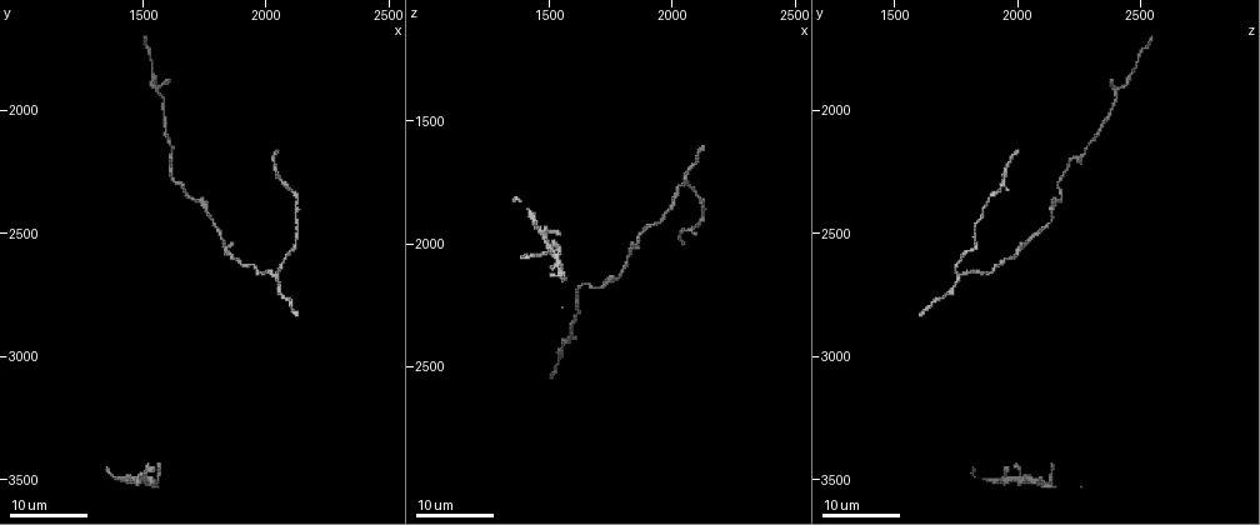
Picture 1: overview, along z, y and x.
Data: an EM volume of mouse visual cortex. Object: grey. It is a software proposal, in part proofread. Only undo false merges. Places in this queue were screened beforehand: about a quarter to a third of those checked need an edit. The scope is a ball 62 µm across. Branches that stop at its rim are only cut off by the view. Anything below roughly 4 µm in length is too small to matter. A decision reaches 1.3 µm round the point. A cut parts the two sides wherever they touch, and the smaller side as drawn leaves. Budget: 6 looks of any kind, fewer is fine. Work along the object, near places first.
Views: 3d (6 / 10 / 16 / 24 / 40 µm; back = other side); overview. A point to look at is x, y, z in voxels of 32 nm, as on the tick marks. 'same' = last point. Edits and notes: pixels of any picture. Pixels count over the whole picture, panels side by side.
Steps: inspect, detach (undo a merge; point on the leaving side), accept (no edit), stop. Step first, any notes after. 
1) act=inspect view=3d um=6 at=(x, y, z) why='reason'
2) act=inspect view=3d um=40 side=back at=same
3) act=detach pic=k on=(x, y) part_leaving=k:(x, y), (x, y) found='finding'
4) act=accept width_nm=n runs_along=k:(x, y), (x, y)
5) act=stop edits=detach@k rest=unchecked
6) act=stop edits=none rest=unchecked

act=inspect view=3d um=16 at=(1850, 2600, 2000)

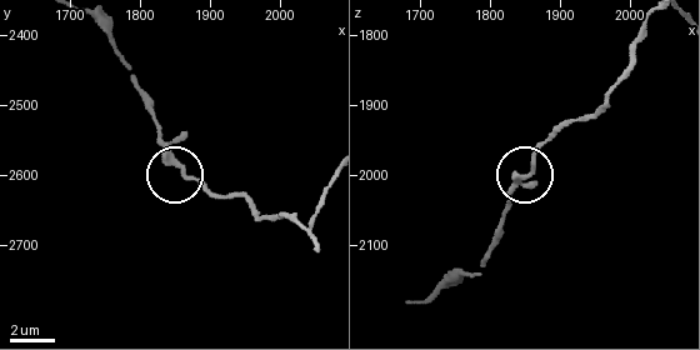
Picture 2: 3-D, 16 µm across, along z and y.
act=inspect view=3d um=6 at=(1860, 2590, 1990) why='zoom in'

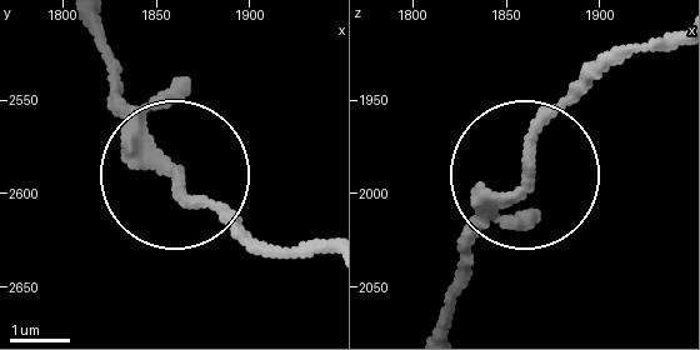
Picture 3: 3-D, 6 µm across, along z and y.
act=accept found='continuous, no second cell'

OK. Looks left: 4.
act=inspect view=3d um=16 at=(2040, 2660, 1770) why='three-way junction'

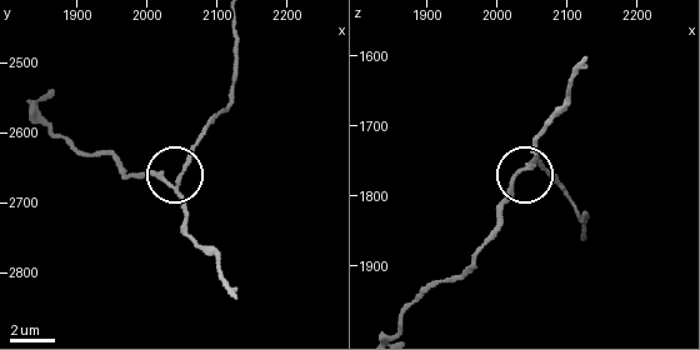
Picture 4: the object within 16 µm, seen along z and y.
act=inspect view=3d um=6 at=same

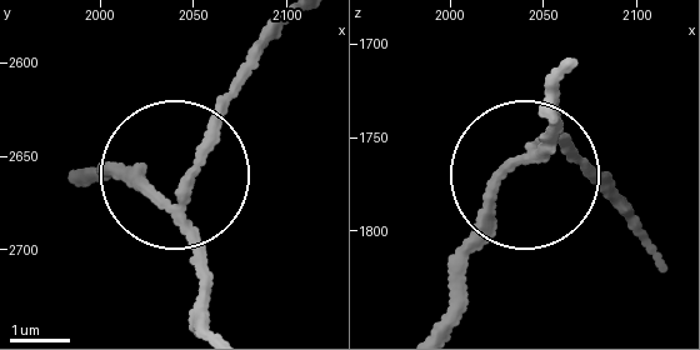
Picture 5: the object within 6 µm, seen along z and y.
act=detach pic=5 on=(219, 126) side_arm_um=8 part_leaving=5:(179, 199), (203, 130), (283, 25) found='two cells meet here'

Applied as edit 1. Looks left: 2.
act=inspect view=3d um=16 at=(1550, 1920, 2420) why='three-way junction'

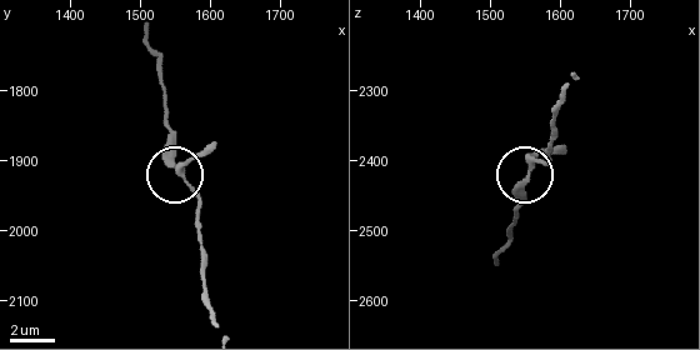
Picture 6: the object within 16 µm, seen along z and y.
act=inspect view=3d um=6 at=(1560, 1915, 2405)

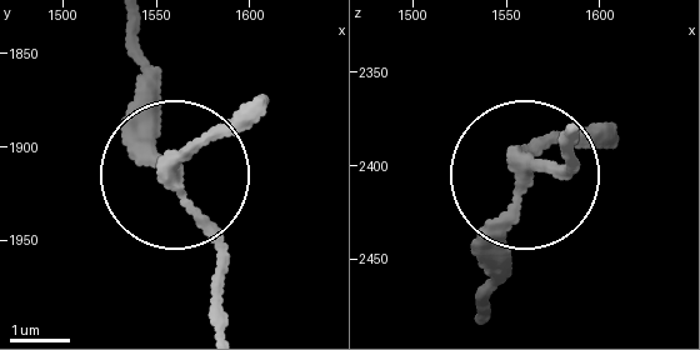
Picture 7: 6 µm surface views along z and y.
act=accept arms=3 runs_along=7:(223, 325), (213, 236), (139, 106) found='all the same cell'

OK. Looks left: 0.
act=stop edits=detach@5 rest=unchecked

